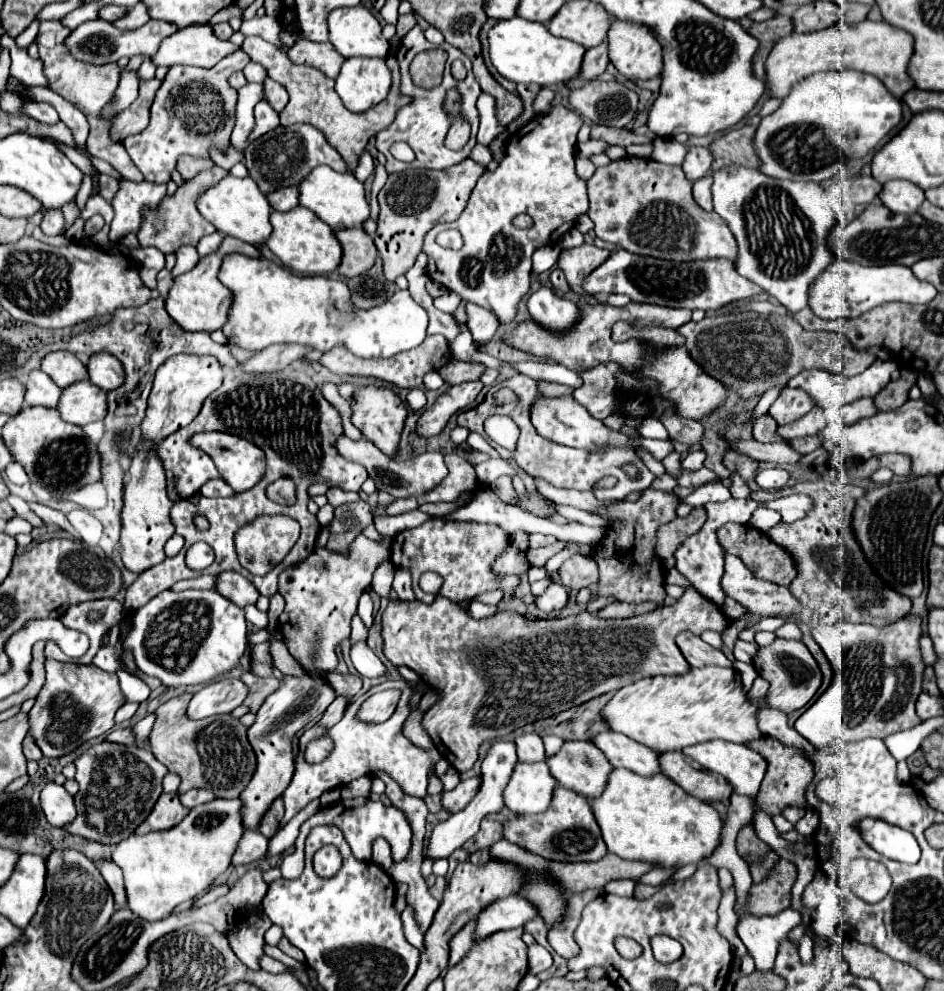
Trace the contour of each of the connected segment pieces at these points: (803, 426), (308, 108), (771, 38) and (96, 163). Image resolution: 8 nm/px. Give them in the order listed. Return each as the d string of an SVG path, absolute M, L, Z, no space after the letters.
M814 407L808 415L798 419L796 423L790 423L788 427L778 427L778 433L786 439L796 439L796 437L806 437L806 435L816 435L828 425L828 413L822 407Z
M246 37L244 39L244 45L242 49L250 55L252 61L260 63L266 67L270 79L278 81L280 85L286 87L288 95L290 95L290 103L286 105L286 109L280 113L280 123L282 125L294 125L294 123L310 123L314 125L316 129L320 129L326 139L338 149L338 153L348 161L348 167L354 169L356 167L356 161L358 161L358 155L366 149L370 137L374 137L378 131L386 129L394 117L396 117L396 111L408 103L408 97L400 93L400 71L398 71L398 63L394 57L388 57L386 63L394 75L394 81L392 81L392 89L388 93L388 97L364 111L364 113L352 113L344 107L344 103L340 101L340 97L336 97L336 91L334 91L334 79L328 79L324 73L320 73L318 69L314 67L308 67L308 65L296 65L288 59L286 53L278 51L272 43L264 41L262 37Z
M776 15L768 21L754 23L748 29L748 33L752 33L760 41L760 47L758 47L758 53L756 53L756 59L754 59L754 71L756 71L758 79L762 79L762 81L766 79L764 61L766 61L772 45L776 45L776 41L780 41L780 37L792 35L792 31L794 31L792 17L786 17L786 15Z
M84 153L84 157L86 157L86 159L88 159L90 163L92 163L94 168L100 174L110 175L114 177L115 179L117 179L119 182L123 180L123 177L114 168L112 168L111 165L108 164L107 162L96 157L90 157L90 155L86 155L86 153Z

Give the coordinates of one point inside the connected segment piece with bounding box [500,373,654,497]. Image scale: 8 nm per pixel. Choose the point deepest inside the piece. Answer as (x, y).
(564, 467)

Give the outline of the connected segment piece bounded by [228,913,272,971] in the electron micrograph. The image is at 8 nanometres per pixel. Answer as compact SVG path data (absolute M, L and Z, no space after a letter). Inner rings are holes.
M256 913L256 915L250 915L246 921L238 923L228 933L228 941L232 945L232 951L252 971L260 971L258 961L264 955L264 951L262 951L264 933L270 925L272 923L268 921L268 917L264 917L264 913Z

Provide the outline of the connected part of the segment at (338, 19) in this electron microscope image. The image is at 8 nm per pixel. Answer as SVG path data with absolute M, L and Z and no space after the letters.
M362 5L358 7L340 7L334 9L328 17L328 27L330 27L330 43L336 47L336 51L342 57L380 57L386 59L388 55L388 41L382 35L382 25L378 19Z

